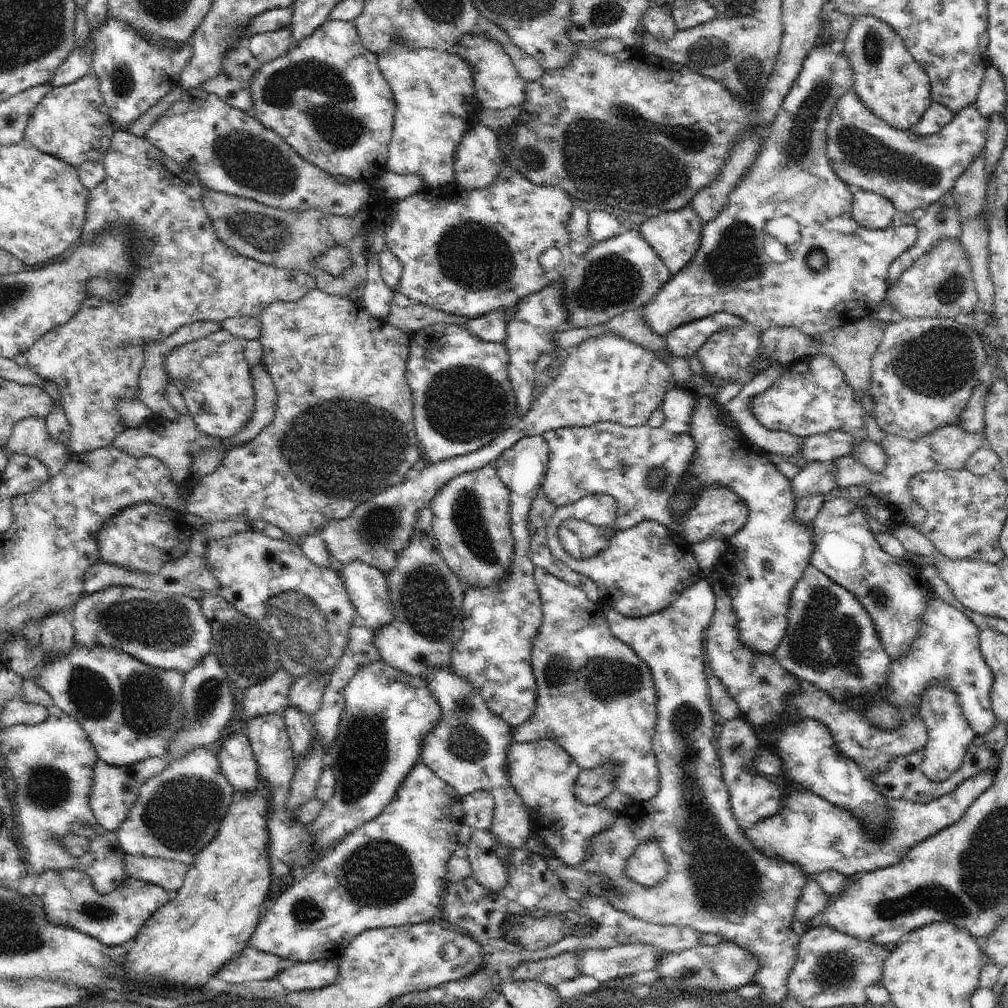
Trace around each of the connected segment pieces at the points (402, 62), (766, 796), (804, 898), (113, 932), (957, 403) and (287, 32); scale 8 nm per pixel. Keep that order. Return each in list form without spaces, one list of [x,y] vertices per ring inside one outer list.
[[[400,42],[377,57],[396,101],[387,170],[399,175],[421,174],[430,188],[456,182],[455,150],[464,133],[478,124],[475,114],[482,109],[474,94],[470,67],[456,53],[440,49],[407,51]]]
[[[740,717],[725,722],[719,721],[714,744],[722,763],[723,779],[729,790],[731,811],[740,828],[747,830],[756,822],[774,816],[781,809],[781,798],[785,789],[775,779],[751,770],[751,758],[758,746],[758,737],[753,728]]]
[[[816,874],[806,879],[795,908],[795,916],[808,924],[817,914],[820,914],[834,896],[830,896],[815,879]]]
[[[76,869],[45,870],[31,879],[29,889],[43,904],[48,922],[79,930],[109,947],[122,946],[136,939],[144,923],[175,896],[161,886],[128,876],[113,891],[101,895],[94,888],[90,876]]]
[[[920,317],[896,319],[884,331],[884,336],[871,358],[871,377],[865,394],[873,400],[871,410],[876,425],[888,435],[905,439],[923,439],[933,430],[956,425],[960,413],[979,385],[980,368],[986,361],[986,350],[980,331],[963,327],[954,319]]]
[[[290,26],[275,31],[258,33],[249,38],[247,47],[262,63],[269,63],[289,51],[293,42],[292,33]]]

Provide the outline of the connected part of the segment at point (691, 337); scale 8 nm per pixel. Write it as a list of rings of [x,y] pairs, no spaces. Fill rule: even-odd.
[[[716,313],[712,316],[686,323],[685,325],[679,326],[676,330],[673,330],[670,334],[665,335],[663,338],[666,339],[668,348],[673,352],[674,355],[682,358],[687,358],[690,353],[696,353],[697,350],[702,348],[702,345],[712,334],[727,328],[742,328],[746,324],[743,318],[730,313]]]

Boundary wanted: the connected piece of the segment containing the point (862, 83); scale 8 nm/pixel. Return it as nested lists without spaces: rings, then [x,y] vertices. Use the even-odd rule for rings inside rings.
[[[860,15],[851,26],[844,52],[855,70],[854,92],[884,122],[898,130],[913,129],[933,98],[926,71],[913,59],[902,37],[884,20],[874,15]]]

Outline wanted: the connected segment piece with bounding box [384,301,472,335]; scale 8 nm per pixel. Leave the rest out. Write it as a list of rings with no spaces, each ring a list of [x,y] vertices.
[[[410,301],[406,307],[400,307],[393,302],[390,303],[389,313],[384,318],[384,322],[390,323],[394,328],[405,332],[407,335],[438,323],[466,325],[469,324],[470,320],[472,319],[449,315],[414,301]]]

